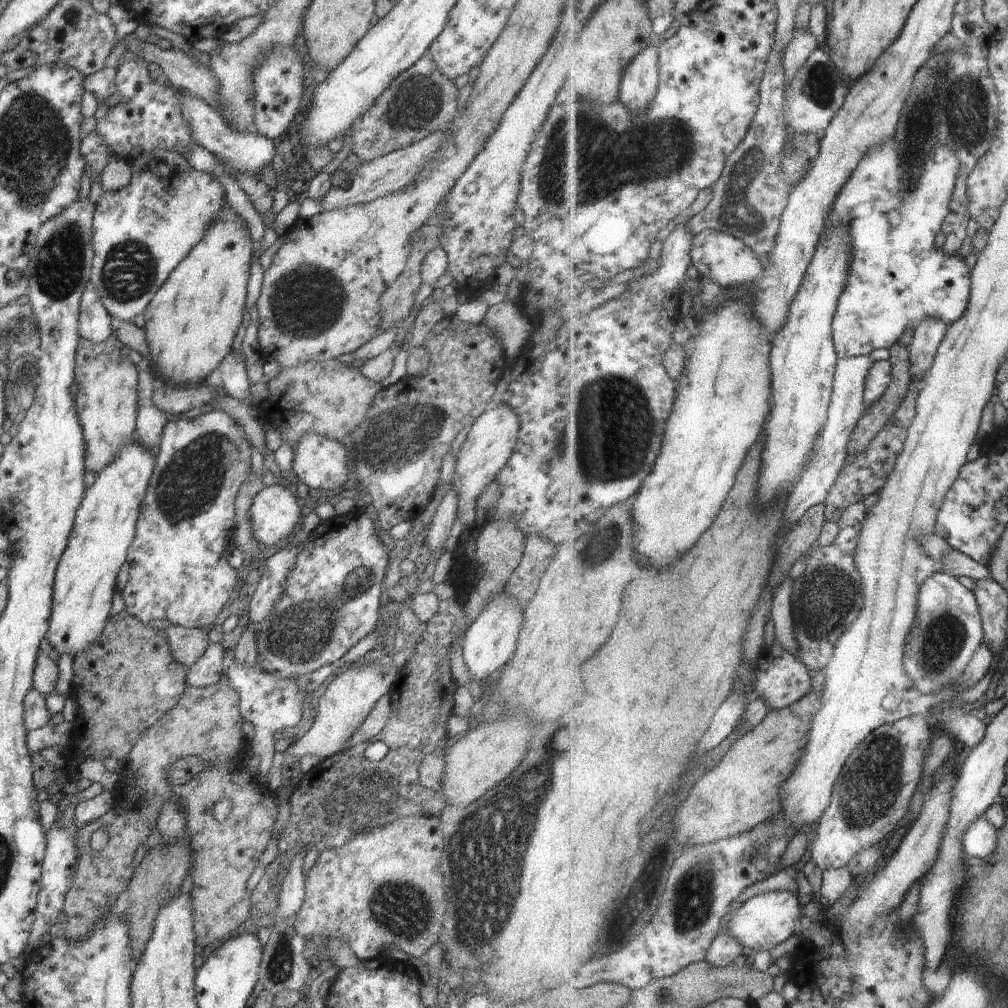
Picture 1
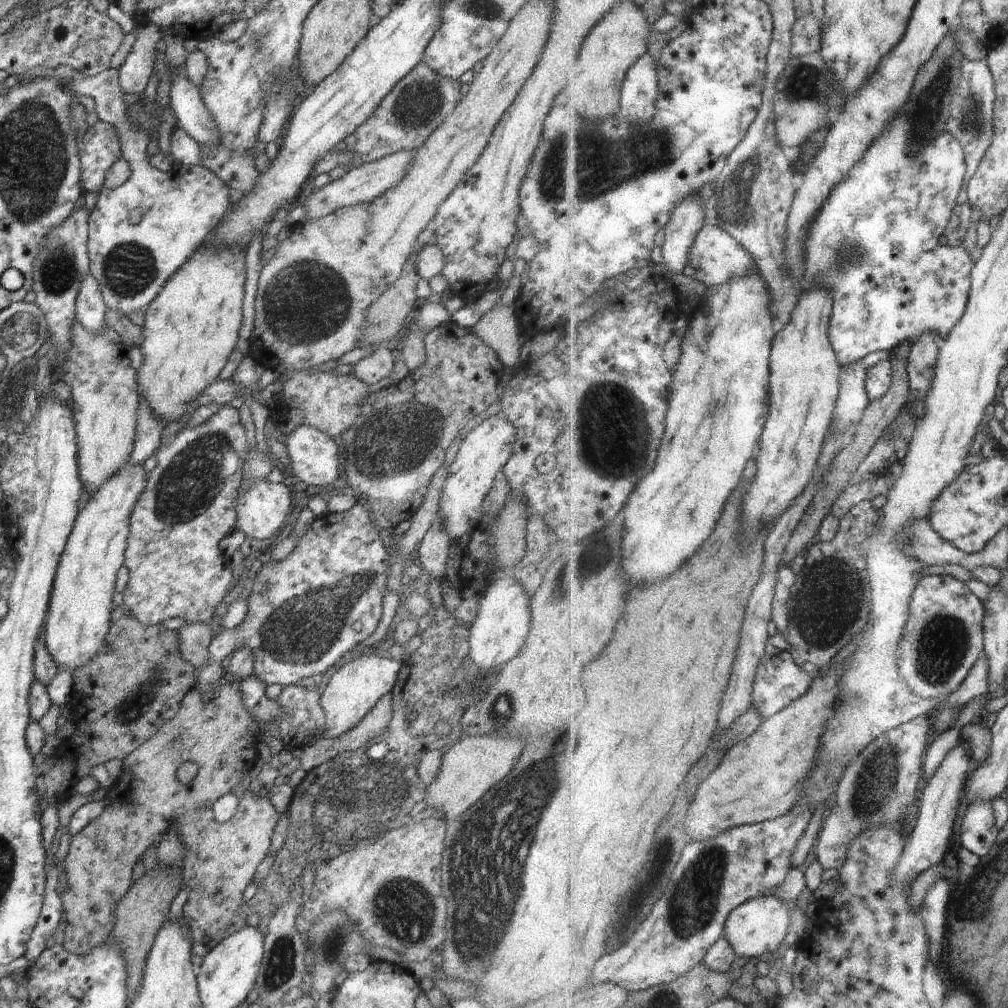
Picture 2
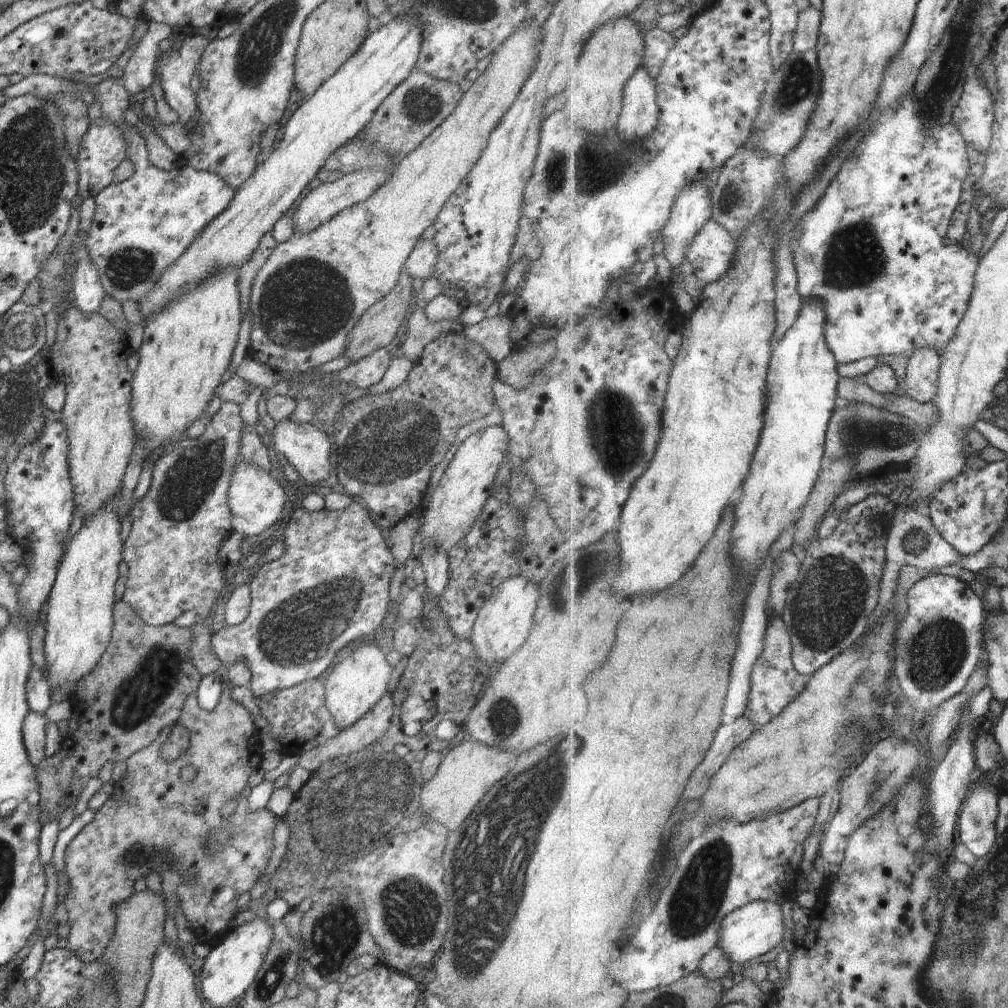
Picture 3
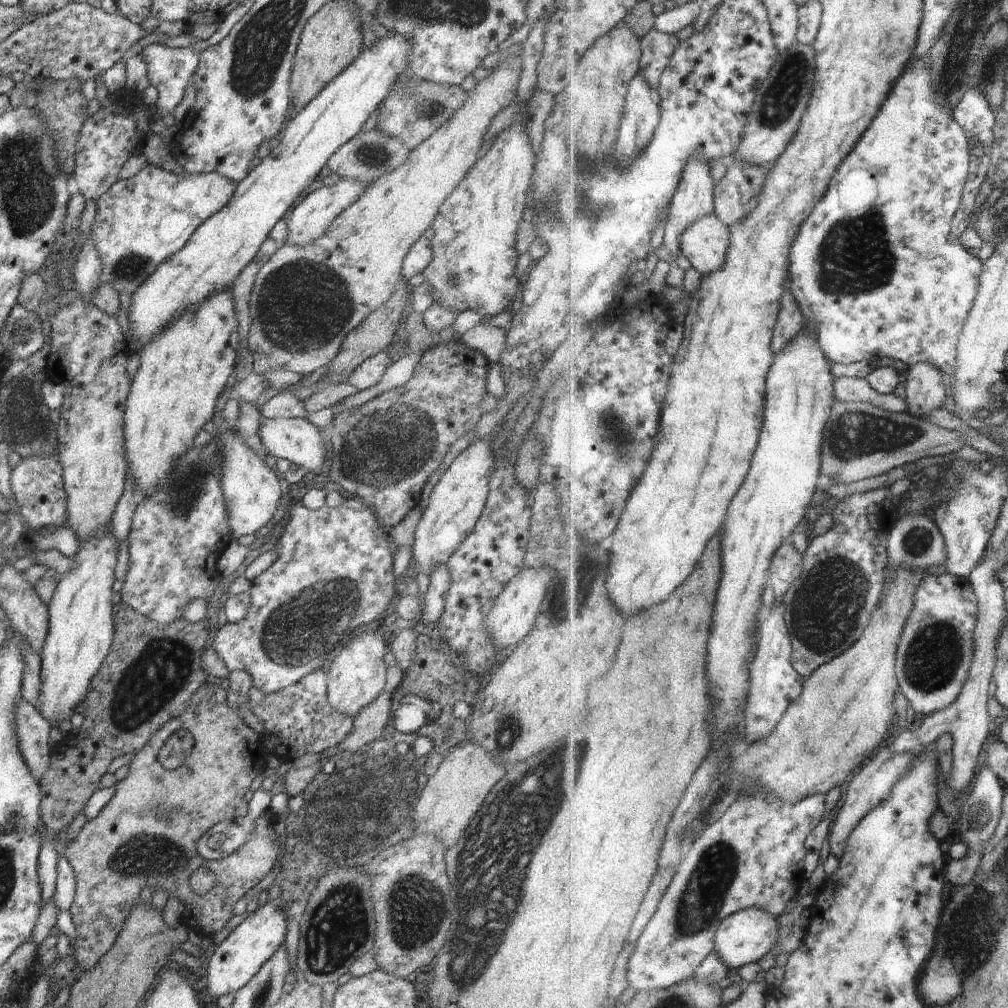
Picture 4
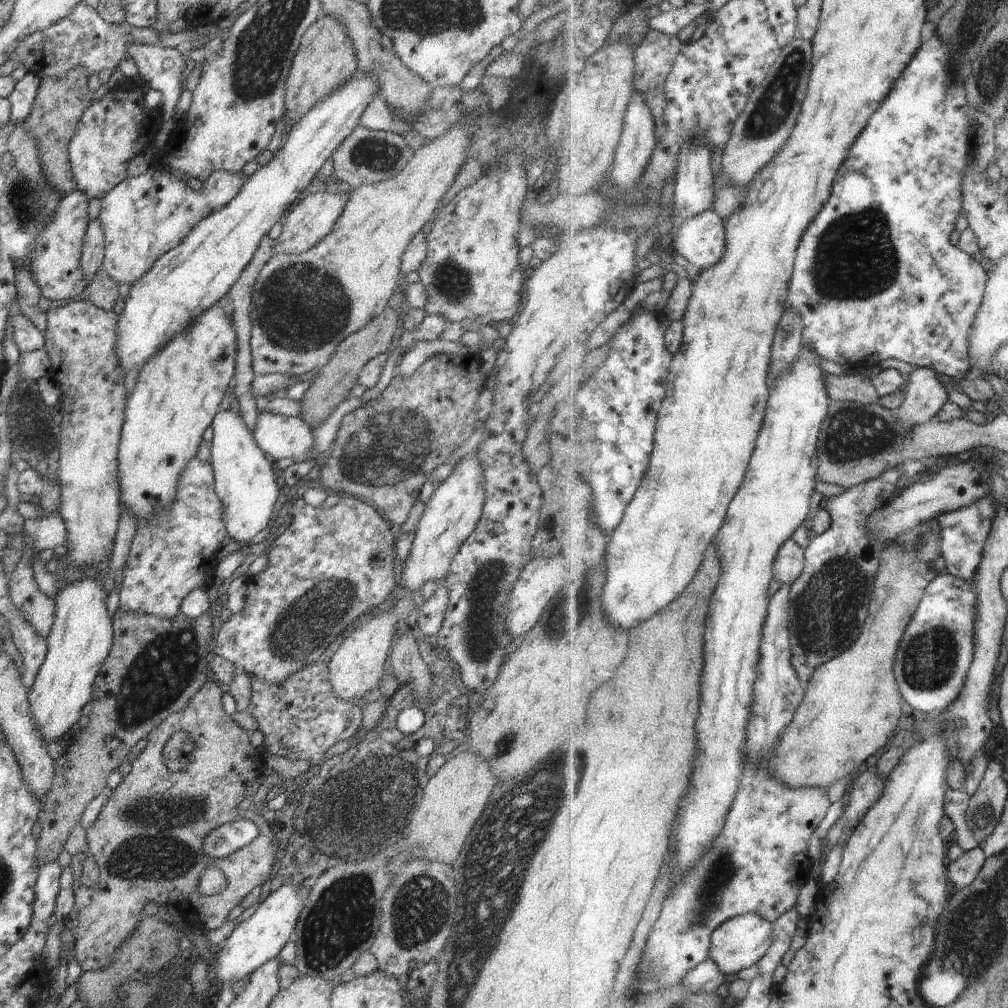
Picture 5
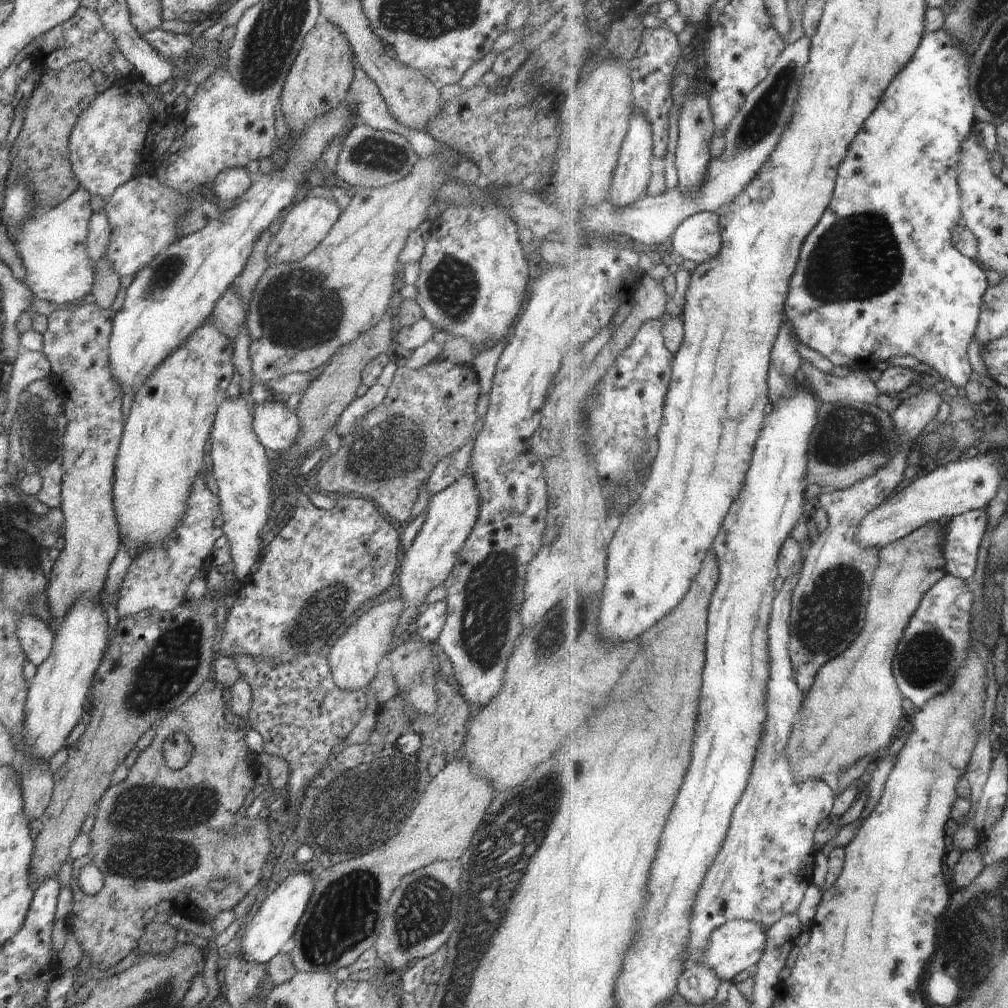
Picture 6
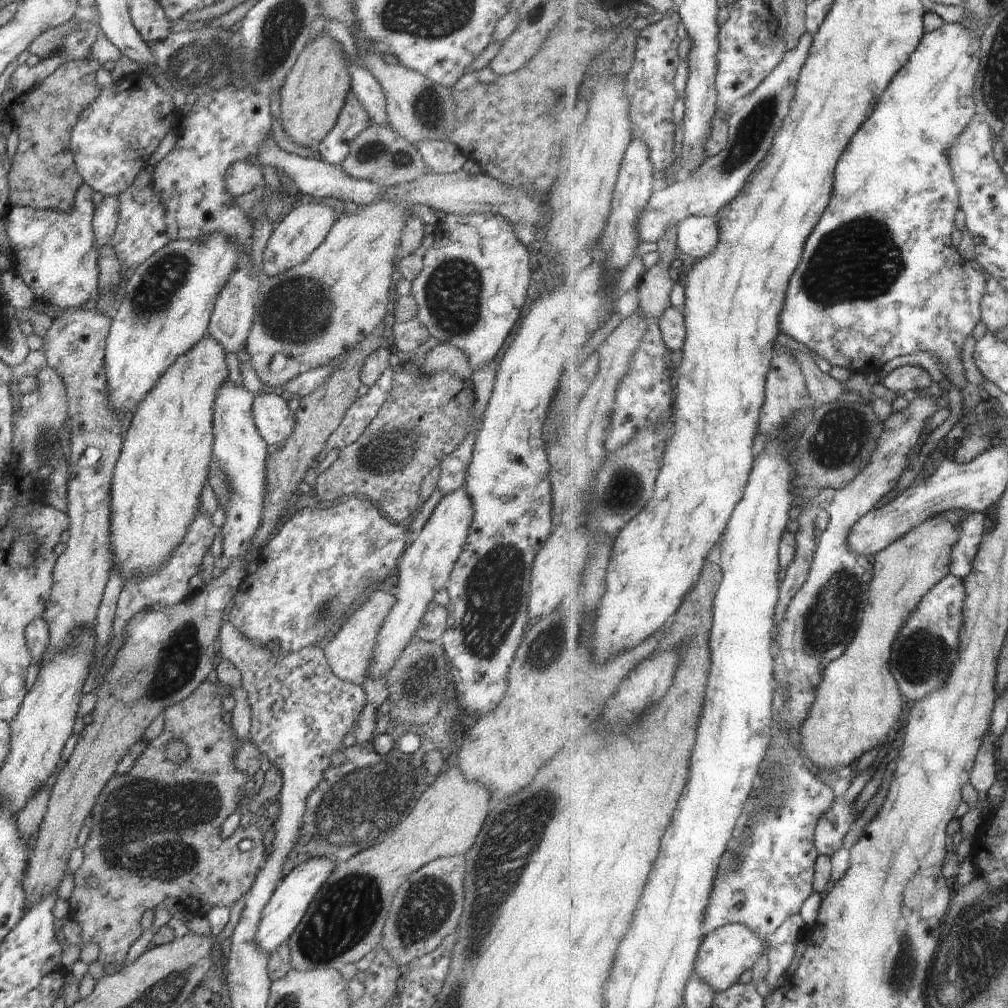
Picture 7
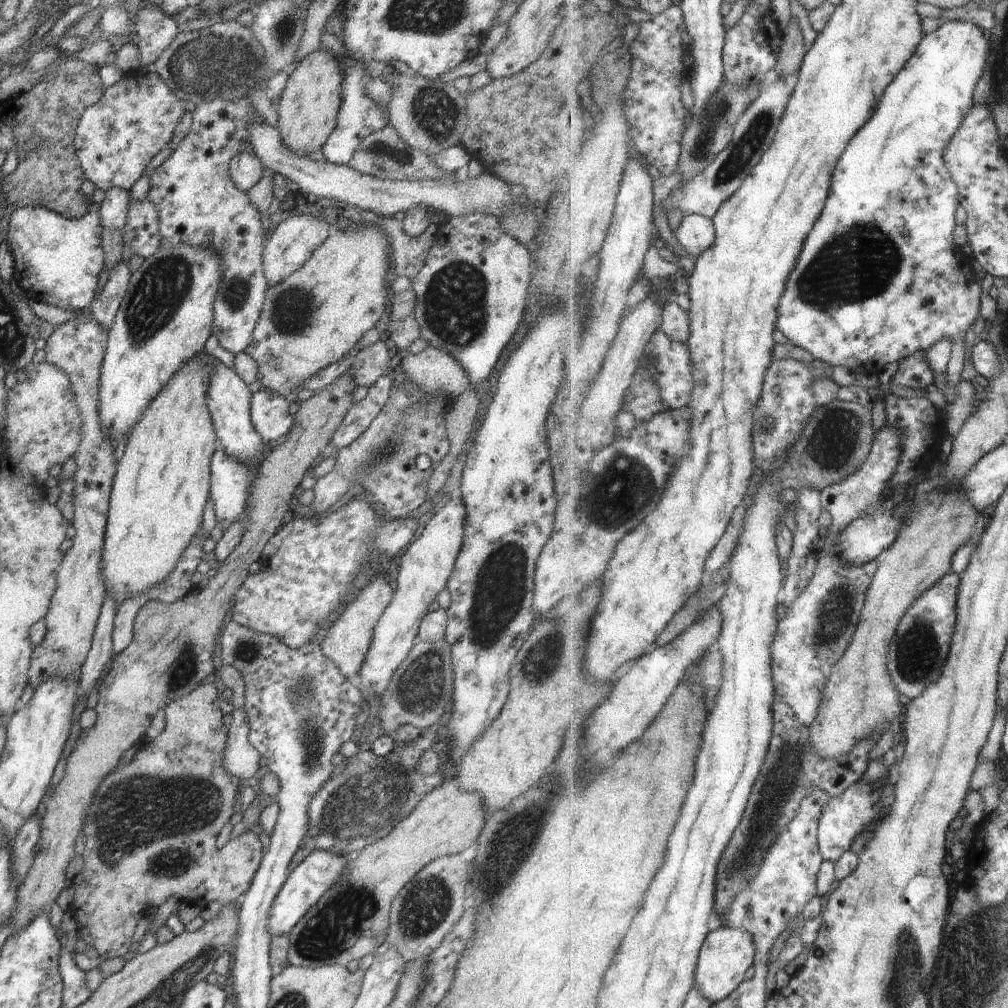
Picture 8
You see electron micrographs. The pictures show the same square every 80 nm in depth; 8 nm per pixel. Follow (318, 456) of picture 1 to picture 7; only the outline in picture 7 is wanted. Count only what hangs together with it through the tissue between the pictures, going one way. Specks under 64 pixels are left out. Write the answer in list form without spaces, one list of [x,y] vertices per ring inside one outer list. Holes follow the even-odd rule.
[[[266,389],[255,394],[253,419],[262,440],[271,449],[281,446],[294,430],[294,411],[299,408],[299,398],[286,401],[279,392]]]

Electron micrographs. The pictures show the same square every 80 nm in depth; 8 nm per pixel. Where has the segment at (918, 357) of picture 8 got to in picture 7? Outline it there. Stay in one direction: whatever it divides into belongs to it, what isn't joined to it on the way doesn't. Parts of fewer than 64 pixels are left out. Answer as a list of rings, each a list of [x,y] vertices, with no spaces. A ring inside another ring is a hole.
[[[904,365],[894,369],[884,380],[887,388],[897,394],[930,388],[934,384],[932,374],[920,365]]]

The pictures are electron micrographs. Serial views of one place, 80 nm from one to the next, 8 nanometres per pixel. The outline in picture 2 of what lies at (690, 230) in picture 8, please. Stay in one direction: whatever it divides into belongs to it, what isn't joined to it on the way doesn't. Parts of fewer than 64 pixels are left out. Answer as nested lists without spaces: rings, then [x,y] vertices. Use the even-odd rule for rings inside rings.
[[[706,225],[700,231],[692,251],[691,264],[696,270],[696,279],[705,283],[708,288],[730,284],[734,278],[742,274],[757,271],[757,263],[744,244],[732,236],[731,232],[712,225]]]

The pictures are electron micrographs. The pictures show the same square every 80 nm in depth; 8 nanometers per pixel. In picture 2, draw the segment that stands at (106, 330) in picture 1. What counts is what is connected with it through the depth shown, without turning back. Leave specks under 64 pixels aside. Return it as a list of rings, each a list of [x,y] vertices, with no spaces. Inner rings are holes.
[[[88,272],[83,276],[76,297],[76,320],[90,332],[106,327],[105,314],[108,310],[98,281]]]

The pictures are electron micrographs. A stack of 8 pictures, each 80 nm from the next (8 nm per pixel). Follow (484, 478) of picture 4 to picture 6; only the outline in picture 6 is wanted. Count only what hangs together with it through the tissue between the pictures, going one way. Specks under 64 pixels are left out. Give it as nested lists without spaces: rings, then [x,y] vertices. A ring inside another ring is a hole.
[[[469,470],[462,479],[456,480],[452,486],[430,496],[426,520],[410,548],[401,554],[398,582],[401,590],[399,598],[403,600],[403,608],[397,618],[396,626],[393,628],[394,640],[392,640],[389,652],[408,638],[406,631],[414,621],[413,619],[418,616],[418,607],[426,602],[428,593],[434,587],[443,584],[453,569],[454,563],[459,559],[460,549],[468,540],[468,535],[476,524],[479,513],[477,494],[476,483]]]

